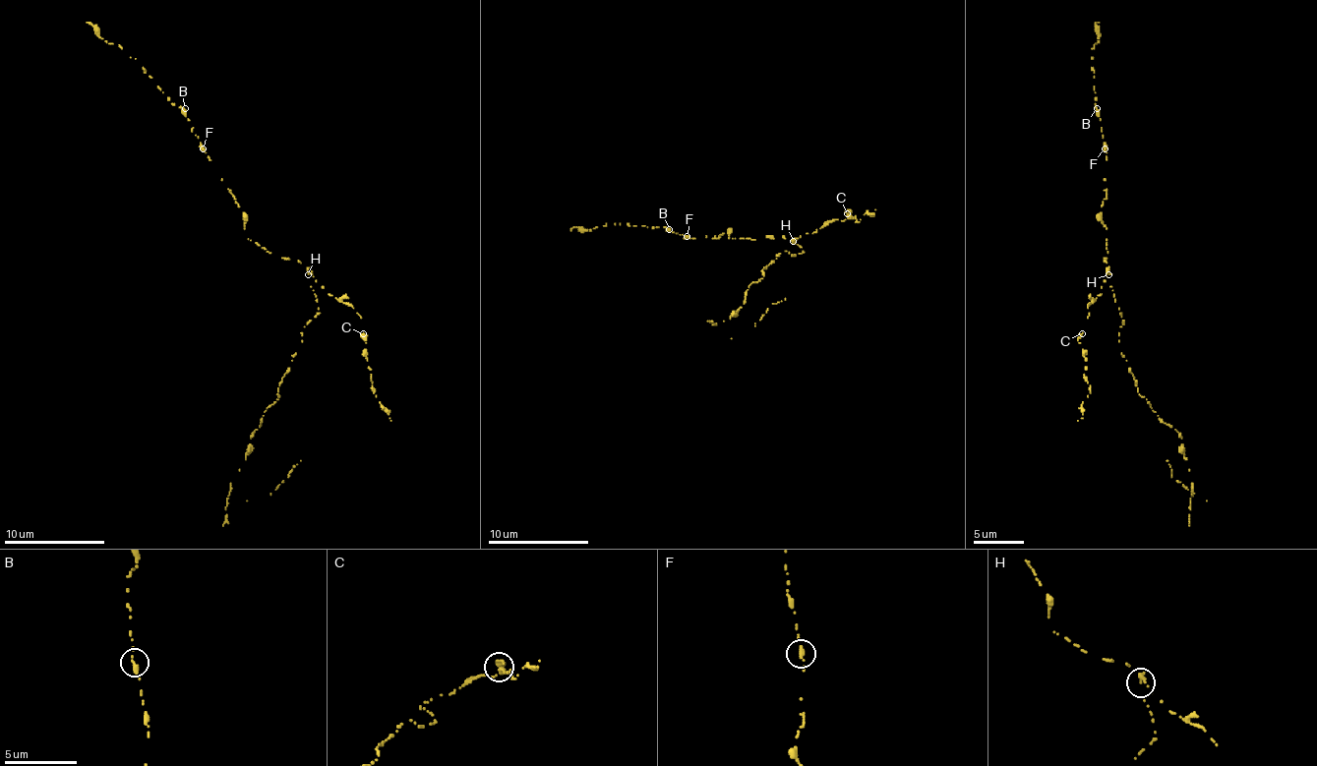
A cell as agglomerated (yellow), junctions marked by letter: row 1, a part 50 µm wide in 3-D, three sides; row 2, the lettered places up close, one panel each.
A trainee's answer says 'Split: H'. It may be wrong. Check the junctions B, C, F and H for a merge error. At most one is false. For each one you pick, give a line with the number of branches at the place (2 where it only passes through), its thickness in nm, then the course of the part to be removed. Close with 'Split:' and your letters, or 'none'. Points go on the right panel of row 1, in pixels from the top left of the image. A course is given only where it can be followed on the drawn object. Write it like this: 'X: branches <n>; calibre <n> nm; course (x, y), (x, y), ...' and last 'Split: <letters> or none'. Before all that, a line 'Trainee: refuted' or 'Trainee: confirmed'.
Trainee: confirmed
H: branches 2; calibre 240 nm
Split: H

